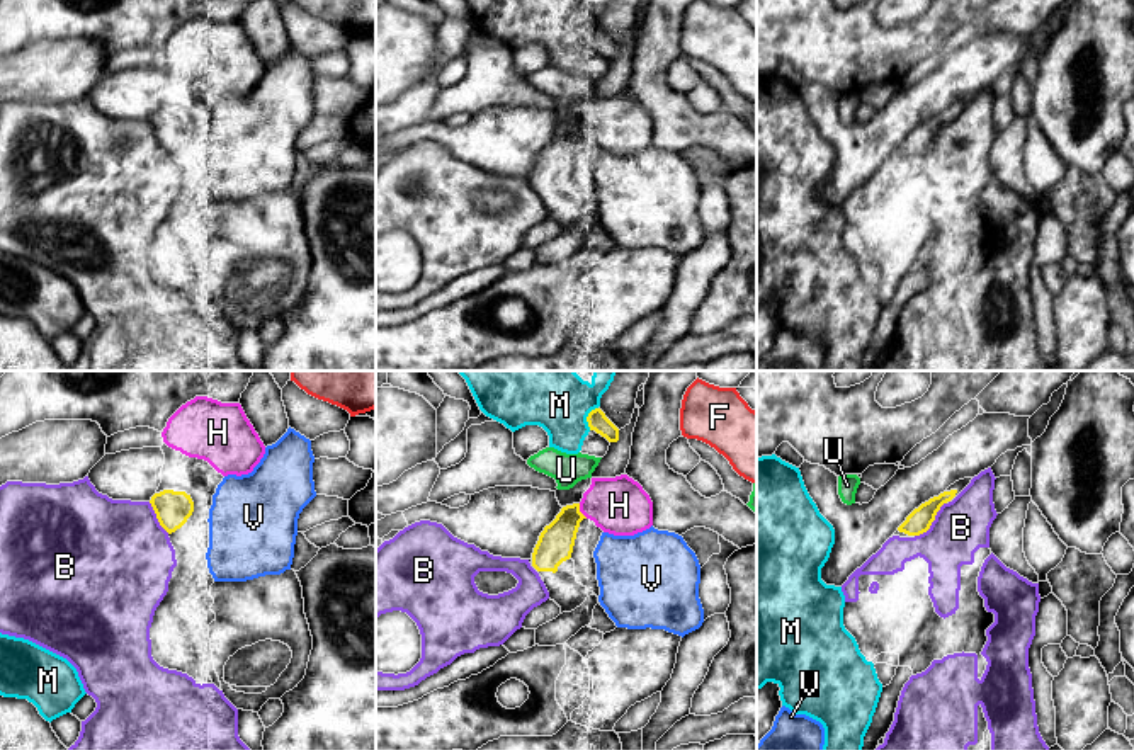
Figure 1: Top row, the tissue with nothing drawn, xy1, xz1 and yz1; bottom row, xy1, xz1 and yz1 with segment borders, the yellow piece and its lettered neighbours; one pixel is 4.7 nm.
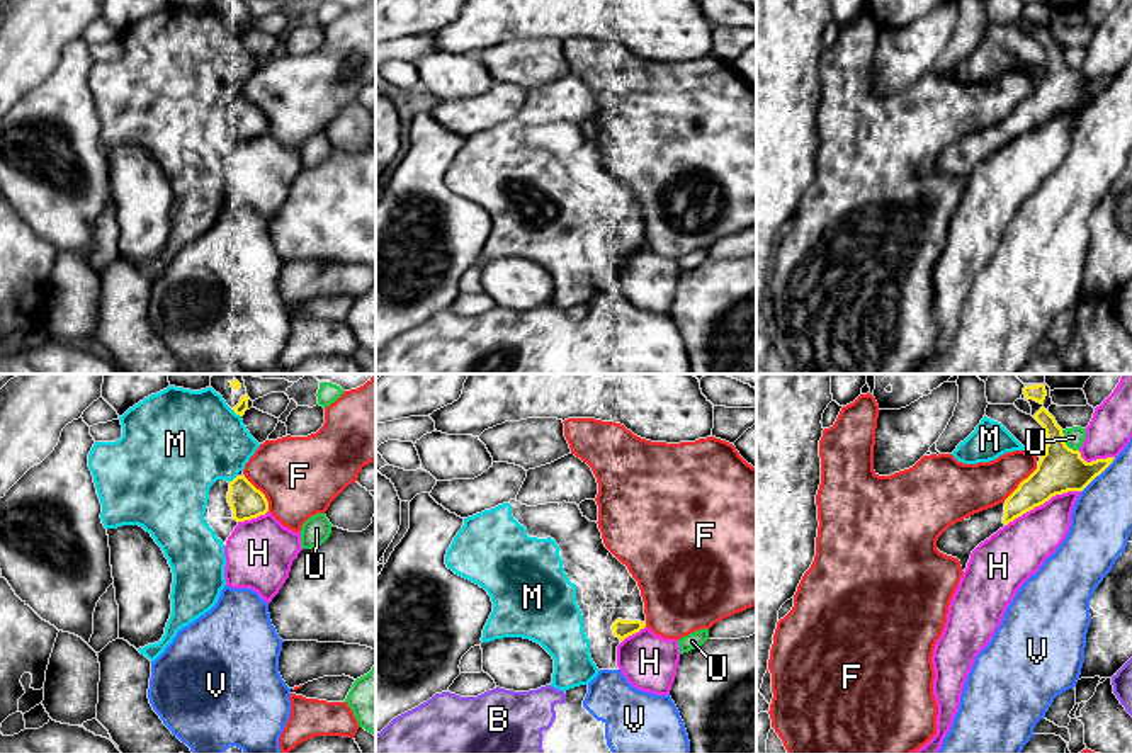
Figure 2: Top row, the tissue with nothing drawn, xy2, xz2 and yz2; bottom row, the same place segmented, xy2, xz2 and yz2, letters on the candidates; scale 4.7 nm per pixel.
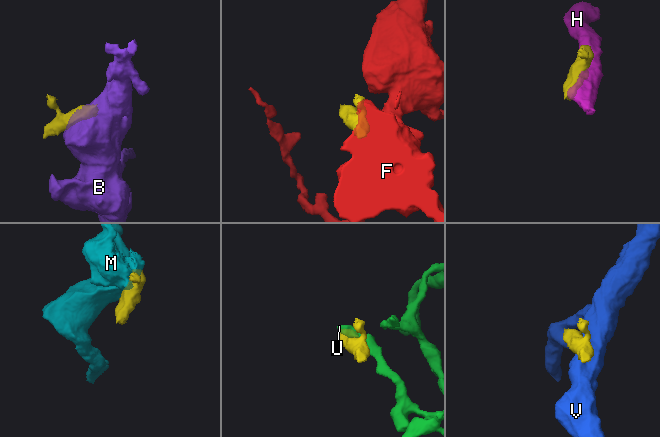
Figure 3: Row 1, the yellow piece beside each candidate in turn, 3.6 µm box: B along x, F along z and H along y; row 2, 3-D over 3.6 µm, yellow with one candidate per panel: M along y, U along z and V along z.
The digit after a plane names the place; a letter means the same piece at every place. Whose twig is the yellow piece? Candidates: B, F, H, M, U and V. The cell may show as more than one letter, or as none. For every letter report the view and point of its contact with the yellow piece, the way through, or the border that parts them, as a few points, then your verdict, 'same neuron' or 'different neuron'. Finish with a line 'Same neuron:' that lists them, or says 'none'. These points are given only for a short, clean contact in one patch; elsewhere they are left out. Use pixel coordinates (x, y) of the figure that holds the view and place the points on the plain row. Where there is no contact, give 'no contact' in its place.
B: contact yz1 (932, 140); different neuron
F: contact yz2 (1020, 102); different neuron
H: contact yz2 (1042, 123); different neuron
M: contact xz1 (587, 36); different neuron
U: contact yz2 (1064, 63); different neuron
V: contact yz2 (1098, 94); different neuron
Same neuron: none

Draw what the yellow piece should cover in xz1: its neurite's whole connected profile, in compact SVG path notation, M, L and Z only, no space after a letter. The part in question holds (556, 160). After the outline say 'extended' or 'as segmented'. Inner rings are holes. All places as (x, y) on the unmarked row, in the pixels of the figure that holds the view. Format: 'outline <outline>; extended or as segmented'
outline M580 122L566 124L556 138L544 146L532 172L532 185L544 197L549 218L571 231L580 226L588 209L576 201L575 180L571 179L580 141L587 138L580 131Z; extended

